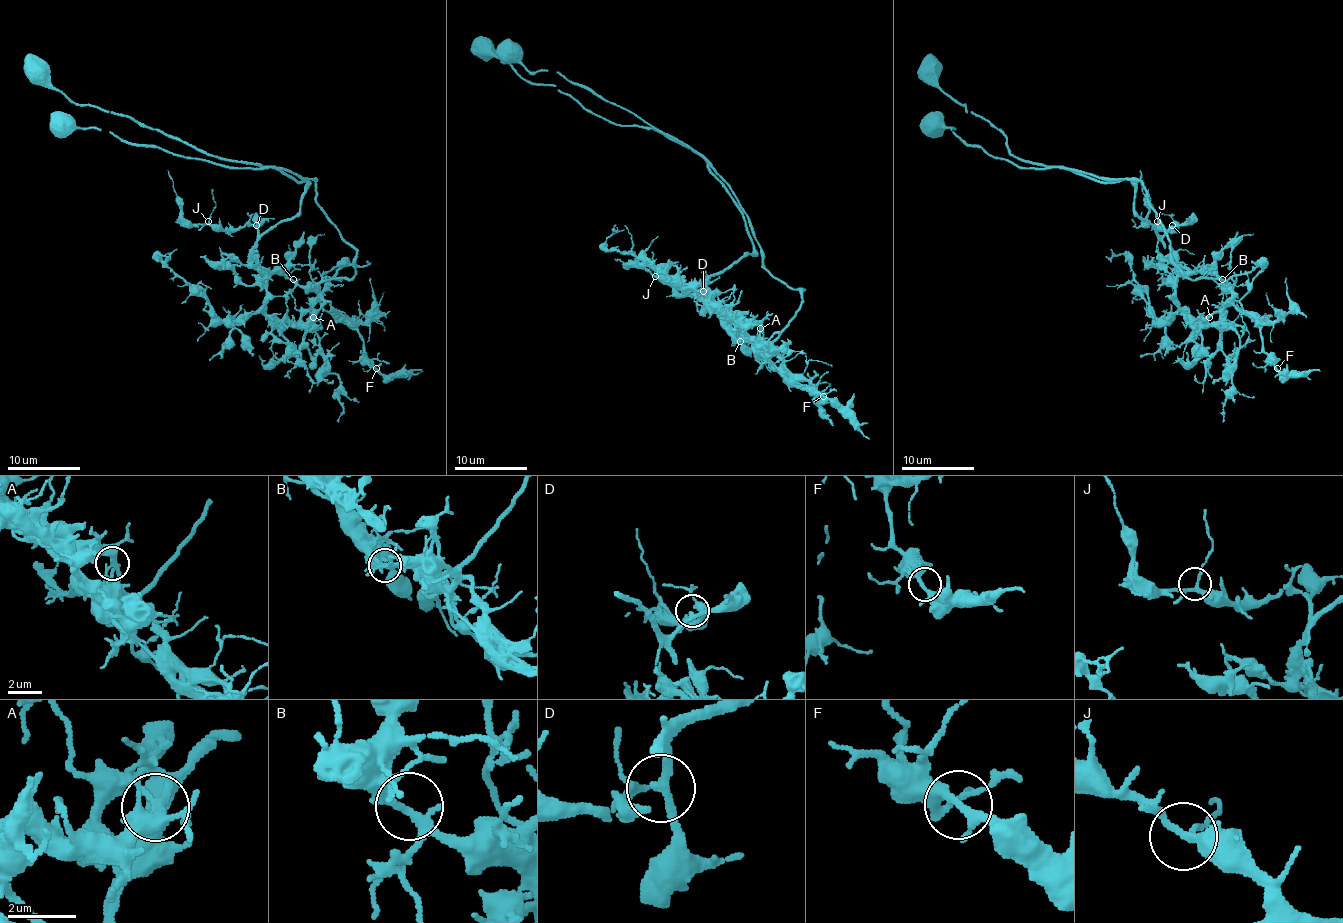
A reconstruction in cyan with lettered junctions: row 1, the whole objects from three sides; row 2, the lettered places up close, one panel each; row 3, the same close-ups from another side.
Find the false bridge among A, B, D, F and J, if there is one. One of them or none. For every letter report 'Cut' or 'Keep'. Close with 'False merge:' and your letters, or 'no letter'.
A: Cut
B: Keep
D: Keep
F: Keep
J: Keep
False merge: A

